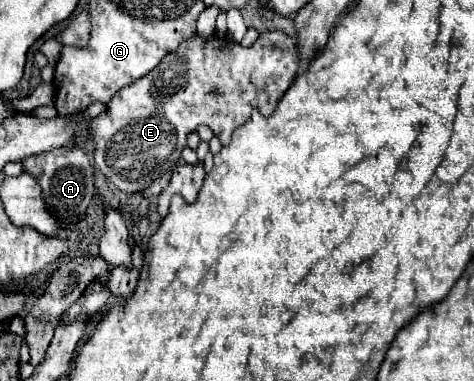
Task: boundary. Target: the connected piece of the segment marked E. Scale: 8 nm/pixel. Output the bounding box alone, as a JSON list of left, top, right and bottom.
[88,32,298,194]

